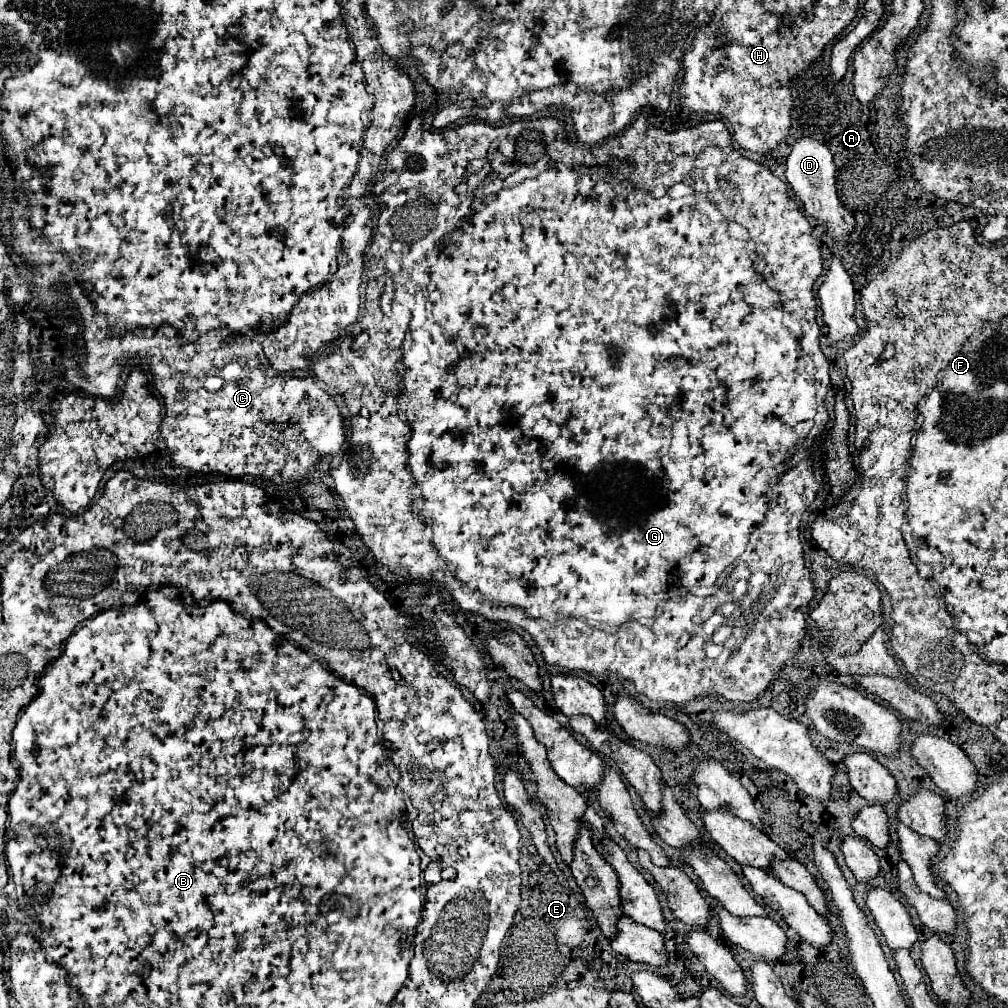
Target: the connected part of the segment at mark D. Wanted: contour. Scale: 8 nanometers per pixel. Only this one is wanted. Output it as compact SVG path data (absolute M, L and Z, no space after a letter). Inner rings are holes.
M803 130L803 134L791 146L785 176L787 176L787 182L791 184L795 196L803 202L805 214L815 218L815 220L821 220L819 224L827 226L827 234L831 238L847 242L847 238L849 238L849 234L851 234L851 230L855 226L855 220L853 220L853 214L847 212L845 206L837 198L835 164L833 164L833 154L829 152L829 148L821 140L813 138L811 134L807 134Z

